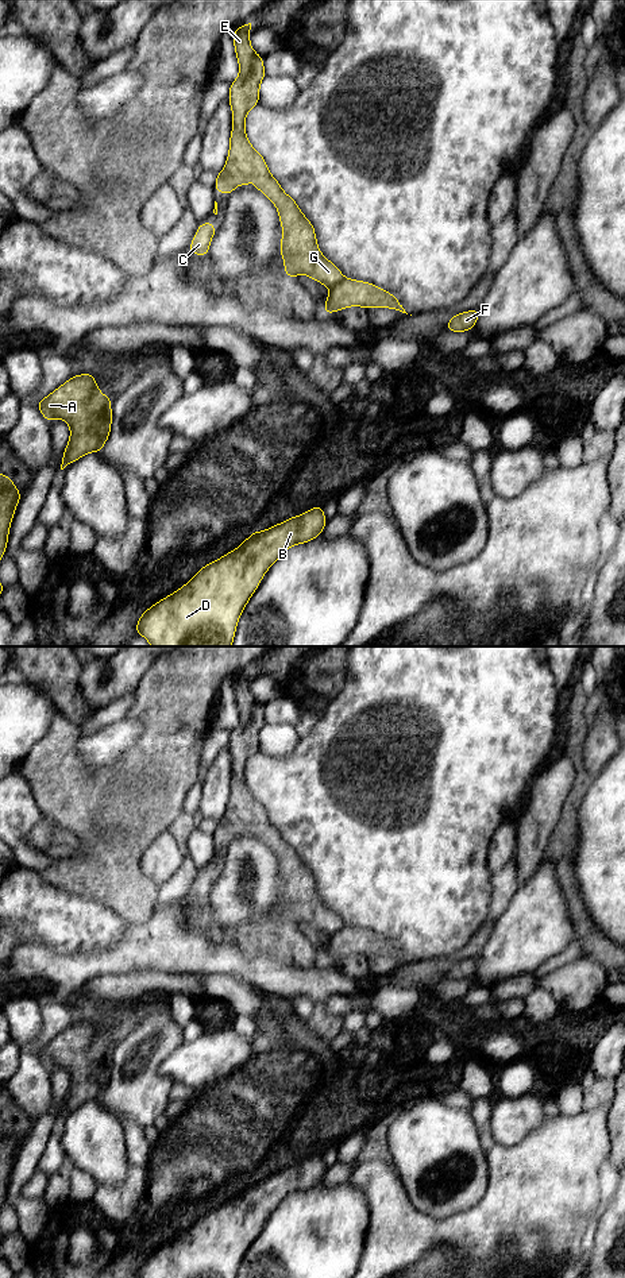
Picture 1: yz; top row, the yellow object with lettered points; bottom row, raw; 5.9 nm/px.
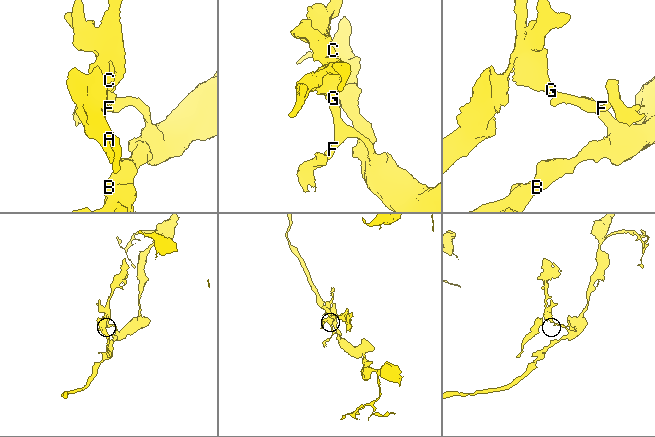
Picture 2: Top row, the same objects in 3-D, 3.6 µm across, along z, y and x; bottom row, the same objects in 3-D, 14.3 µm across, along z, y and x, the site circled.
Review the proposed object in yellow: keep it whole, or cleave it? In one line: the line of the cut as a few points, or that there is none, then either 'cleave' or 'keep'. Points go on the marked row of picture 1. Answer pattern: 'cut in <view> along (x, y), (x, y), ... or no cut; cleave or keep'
cut in yz along (343, 277), (331, 289); cleave

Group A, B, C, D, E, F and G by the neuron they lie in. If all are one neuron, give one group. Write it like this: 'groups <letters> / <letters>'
groups A C E G / B D F

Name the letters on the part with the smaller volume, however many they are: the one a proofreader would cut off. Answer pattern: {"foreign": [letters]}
{"foreign": ["A", "C", "E", "G"]}

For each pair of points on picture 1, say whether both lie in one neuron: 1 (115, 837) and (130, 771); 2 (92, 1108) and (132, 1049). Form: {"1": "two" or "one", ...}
{"1": "one", "2": "two"}

